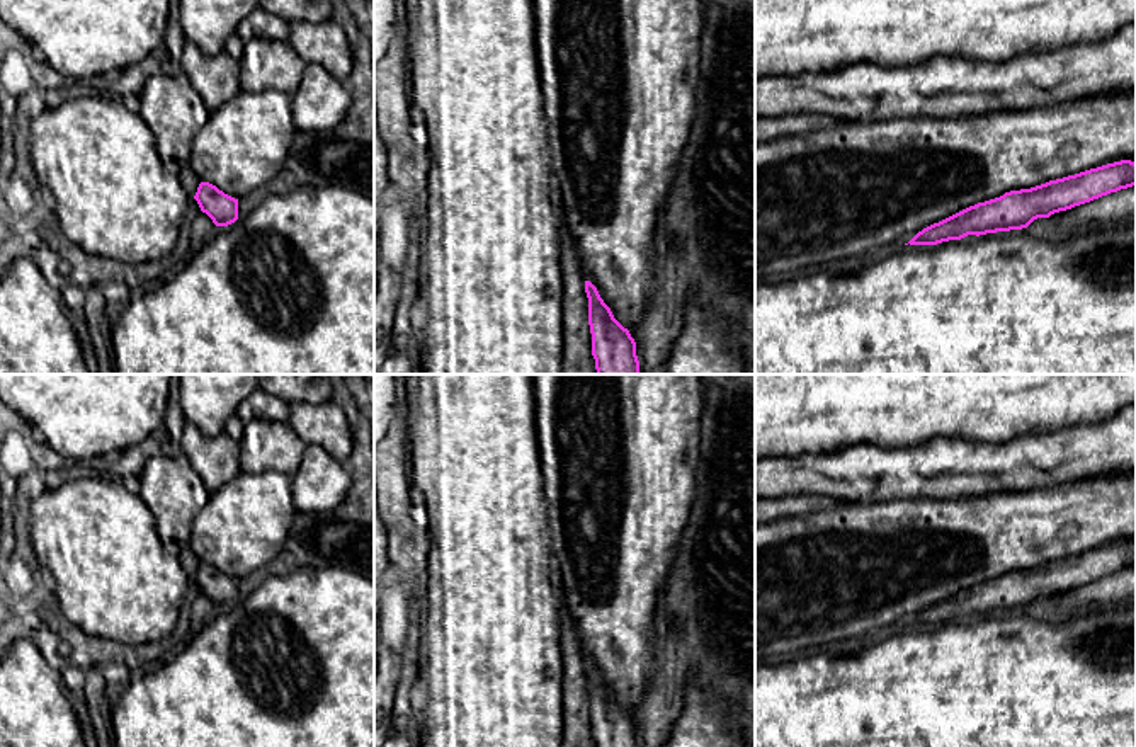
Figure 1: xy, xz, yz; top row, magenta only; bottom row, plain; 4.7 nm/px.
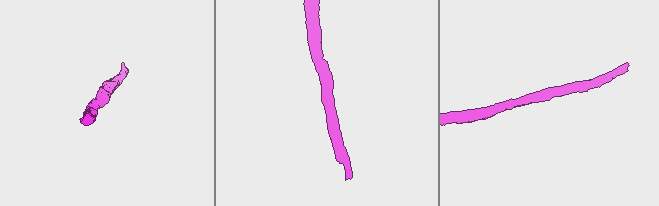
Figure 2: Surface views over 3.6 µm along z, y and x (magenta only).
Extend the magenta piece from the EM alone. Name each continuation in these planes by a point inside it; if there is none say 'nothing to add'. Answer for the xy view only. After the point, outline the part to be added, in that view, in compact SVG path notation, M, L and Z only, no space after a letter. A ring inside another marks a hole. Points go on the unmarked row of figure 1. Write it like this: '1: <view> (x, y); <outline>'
nothing to add

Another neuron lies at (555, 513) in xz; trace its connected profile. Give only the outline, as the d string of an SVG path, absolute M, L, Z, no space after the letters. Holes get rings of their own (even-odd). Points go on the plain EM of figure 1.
M553 490L548 492L546 500L549 504L548 509L548 539L549 539L549 553L554 560L551 568L551 584L554 589L554 596L558 596L556 587L561 580L559 567L556 565L558 555L565 550L565 529L563 529L563 509L559 505L559 495Z

